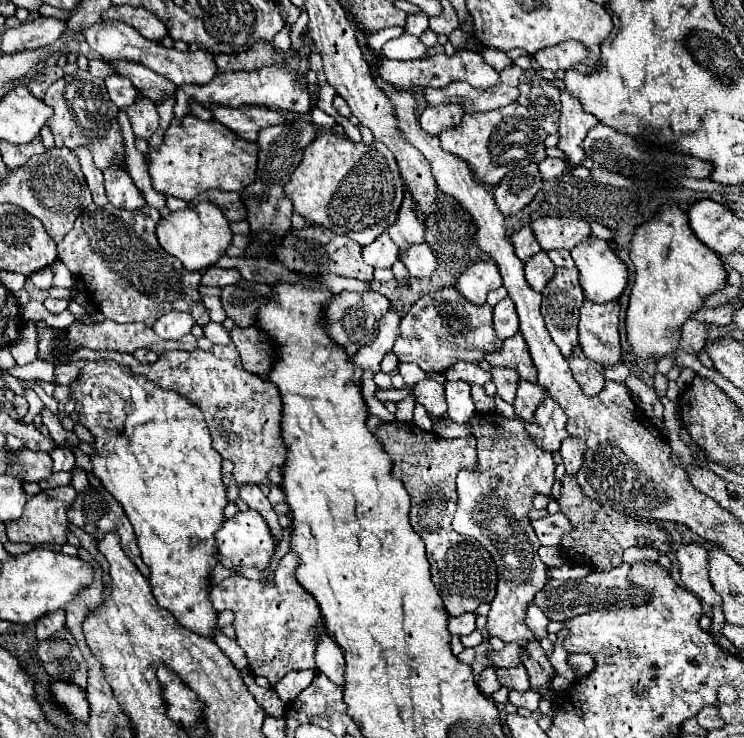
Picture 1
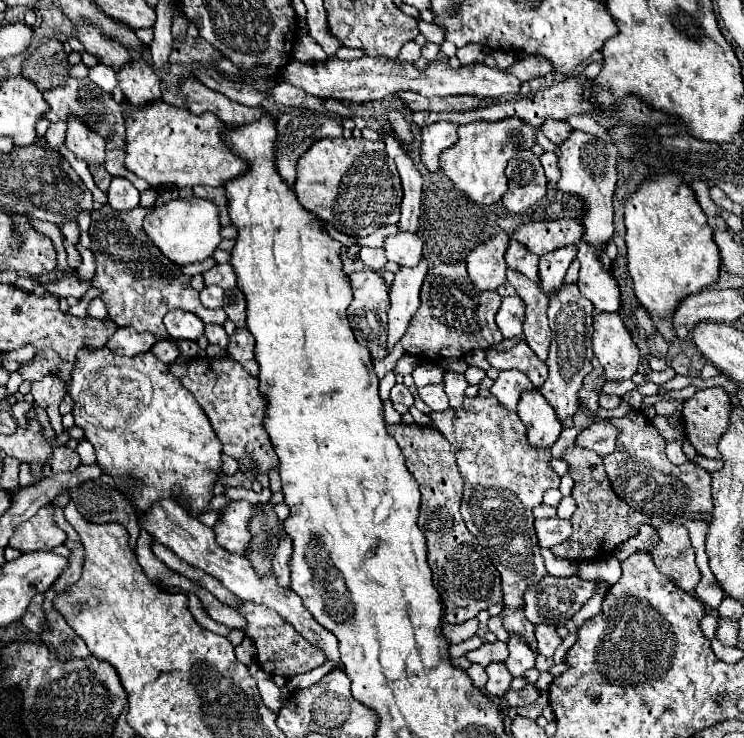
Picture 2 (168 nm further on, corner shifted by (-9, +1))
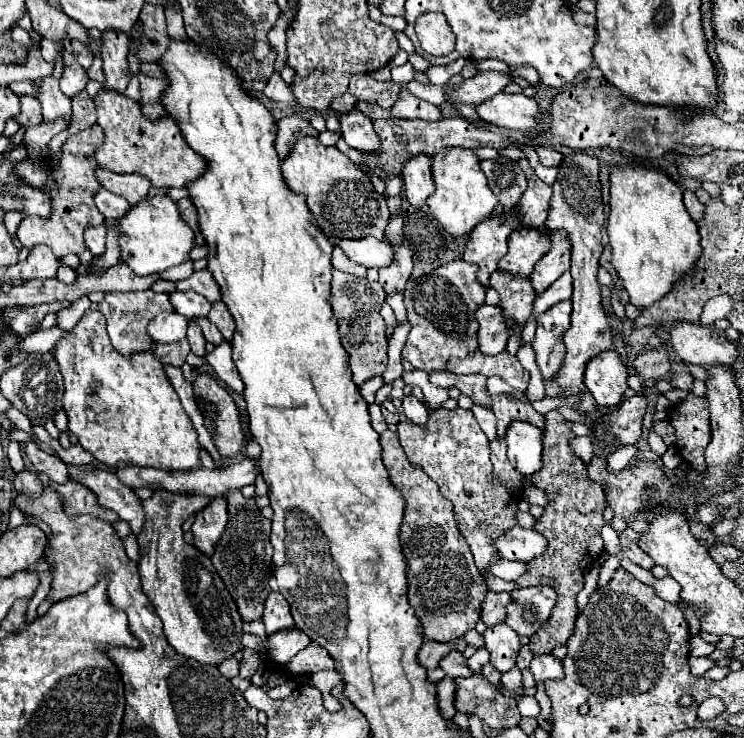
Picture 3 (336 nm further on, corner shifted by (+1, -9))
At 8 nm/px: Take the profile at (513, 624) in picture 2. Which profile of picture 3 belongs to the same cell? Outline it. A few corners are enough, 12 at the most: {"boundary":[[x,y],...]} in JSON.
{"boundary":[[488,591],[482,621],[490,627],[504,621],[508,593]]}

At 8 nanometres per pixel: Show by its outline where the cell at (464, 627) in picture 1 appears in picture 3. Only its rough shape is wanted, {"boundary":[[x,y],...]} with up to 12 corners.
{"boundary":[[424,641],[418,663],[436,669],[440,659],[452,651],[452,643]]}

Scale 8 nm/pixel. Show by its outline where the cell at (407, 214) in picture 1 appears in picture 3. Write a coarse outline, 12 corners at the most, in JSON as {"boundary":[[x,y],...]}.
{"boundary":[[356,111],[340,113],[342,139],[374,153],[372,121]]}

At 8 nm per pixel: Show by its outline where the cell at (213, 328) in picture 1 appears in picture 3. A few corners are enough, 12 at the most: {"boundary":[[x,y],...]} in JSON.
{"boundary":[[194,319],[188,325],[192,353],[204,357],[206,339]]}

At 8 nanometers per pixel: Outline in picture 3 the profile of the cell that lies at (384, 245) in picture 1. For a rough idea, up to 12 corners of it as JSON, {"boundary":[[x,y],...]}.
{"boundary":[[338,247],[332,251],[332,267],[366,277],[366,269],[350,261]]}

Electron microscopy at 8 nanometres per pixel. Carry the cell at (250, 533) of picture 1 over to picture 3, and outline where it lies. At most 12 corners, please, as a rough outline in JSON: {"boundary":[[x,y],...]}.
{"boundary":[[226,499],[194,515],[194,545],[212,555],[228,521]]}

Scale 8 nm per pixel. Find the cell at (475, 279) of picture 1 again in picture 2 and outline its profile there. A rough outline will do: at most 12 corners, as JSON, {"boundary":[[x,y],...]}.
{"boundary":[[494,235],[470,251],[468,275],[480,291],[506,283],[510,237]]}

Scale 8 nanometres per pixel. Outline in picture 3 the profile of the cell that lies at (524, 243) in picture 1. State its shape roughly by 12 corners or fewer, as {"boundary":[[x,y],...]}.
{"boundary":[[490,275],[506,323],[532,317],[534,287],[526,277]]}

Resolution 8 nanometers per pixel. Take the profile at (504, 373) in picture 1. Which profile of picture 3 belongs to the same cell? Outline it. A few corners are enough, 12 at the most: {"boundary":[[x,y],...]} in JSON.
{"boundary":[[496,395],[492,411],[498,439],[512,421],[526,421],[544,431],[544,417],[512,395]]}

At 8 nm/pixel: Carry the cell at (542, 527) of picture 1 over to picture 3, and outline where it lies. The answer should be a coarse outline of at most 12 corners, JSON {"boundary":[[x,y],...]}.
{"boundary":[[522,527],[496,539],[500,559],[530,561],[548,541]]}

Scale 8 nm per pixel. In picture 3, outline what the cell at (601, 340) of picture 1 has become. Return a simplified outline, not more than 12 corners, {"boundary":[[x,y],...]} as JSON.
{"boundary":[[614,349],[594,357],[584,383],[600,407],[620,405],[628,369]]}

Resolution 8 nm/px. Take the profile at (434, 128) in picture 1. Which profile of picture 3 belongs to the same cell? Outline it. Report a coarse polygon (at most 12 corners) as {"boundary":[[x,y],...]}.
{"boundary":[[430,155],[404,163],[404,197],[424,207],[434,191]]}

